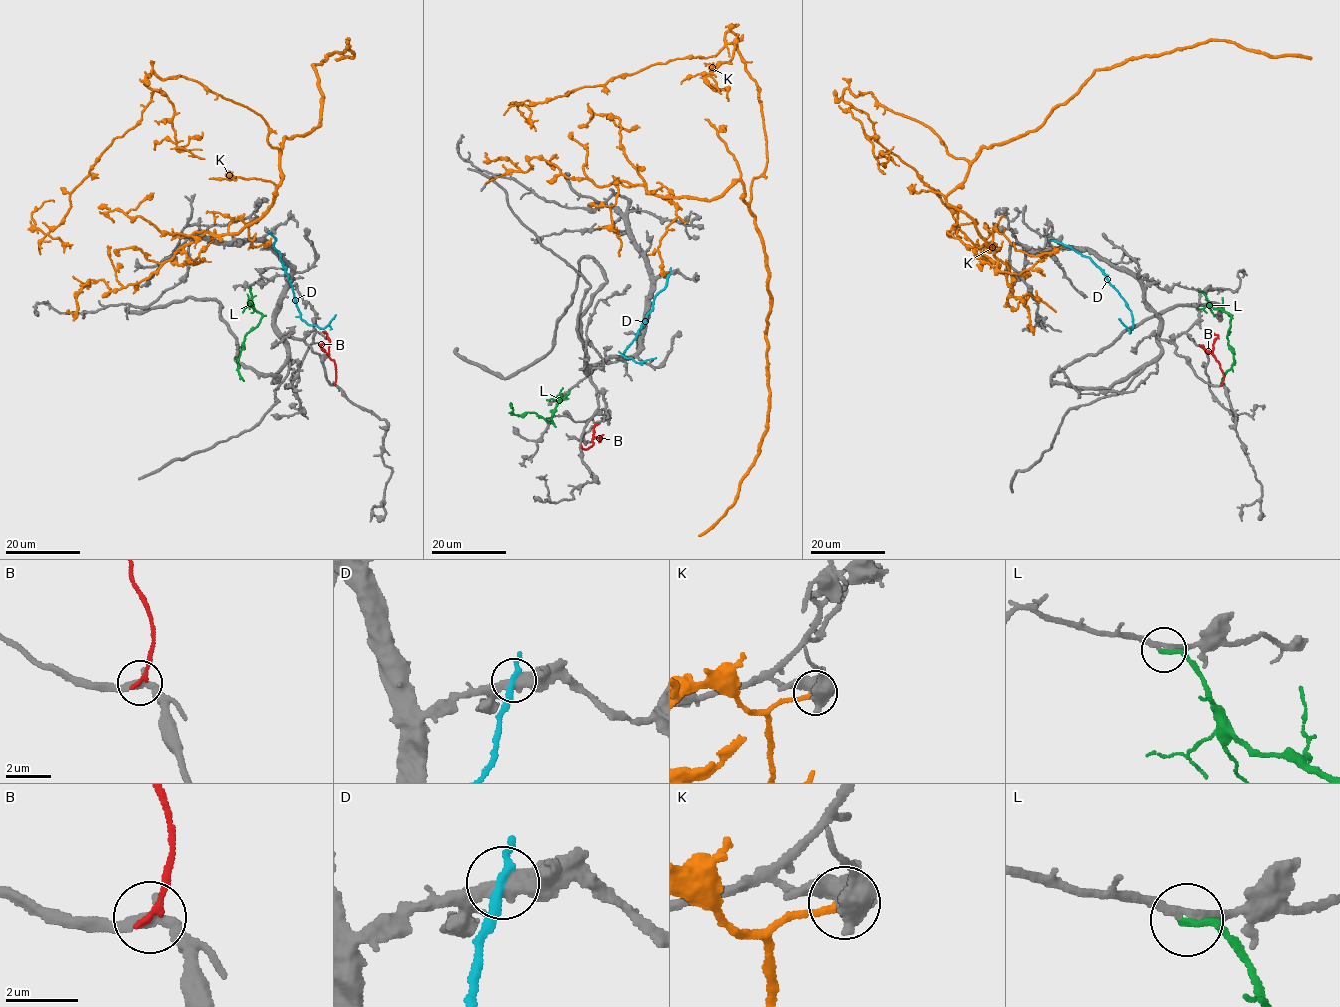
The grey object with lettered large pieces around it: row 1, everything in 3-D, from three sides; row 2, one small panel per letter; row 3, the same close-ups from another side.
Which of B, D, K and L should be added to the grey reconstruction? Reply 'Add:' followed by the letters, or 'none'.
Add: L

